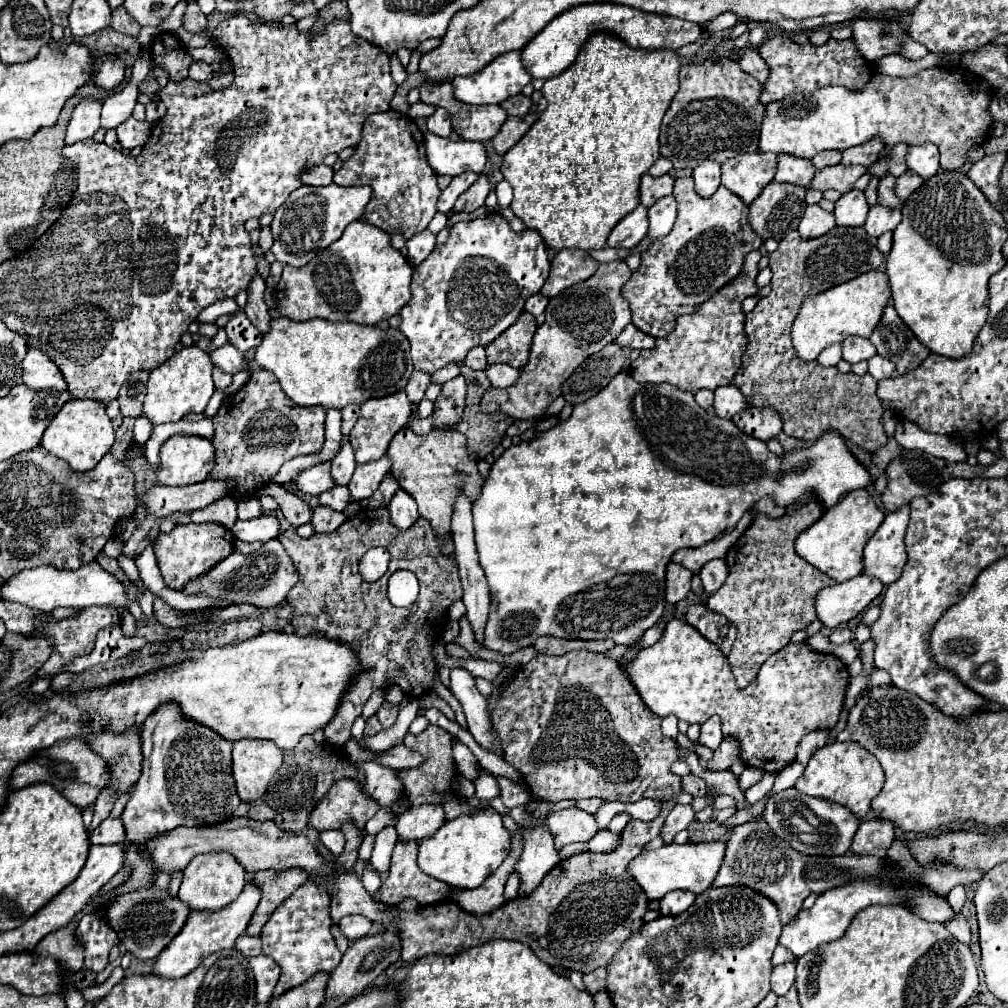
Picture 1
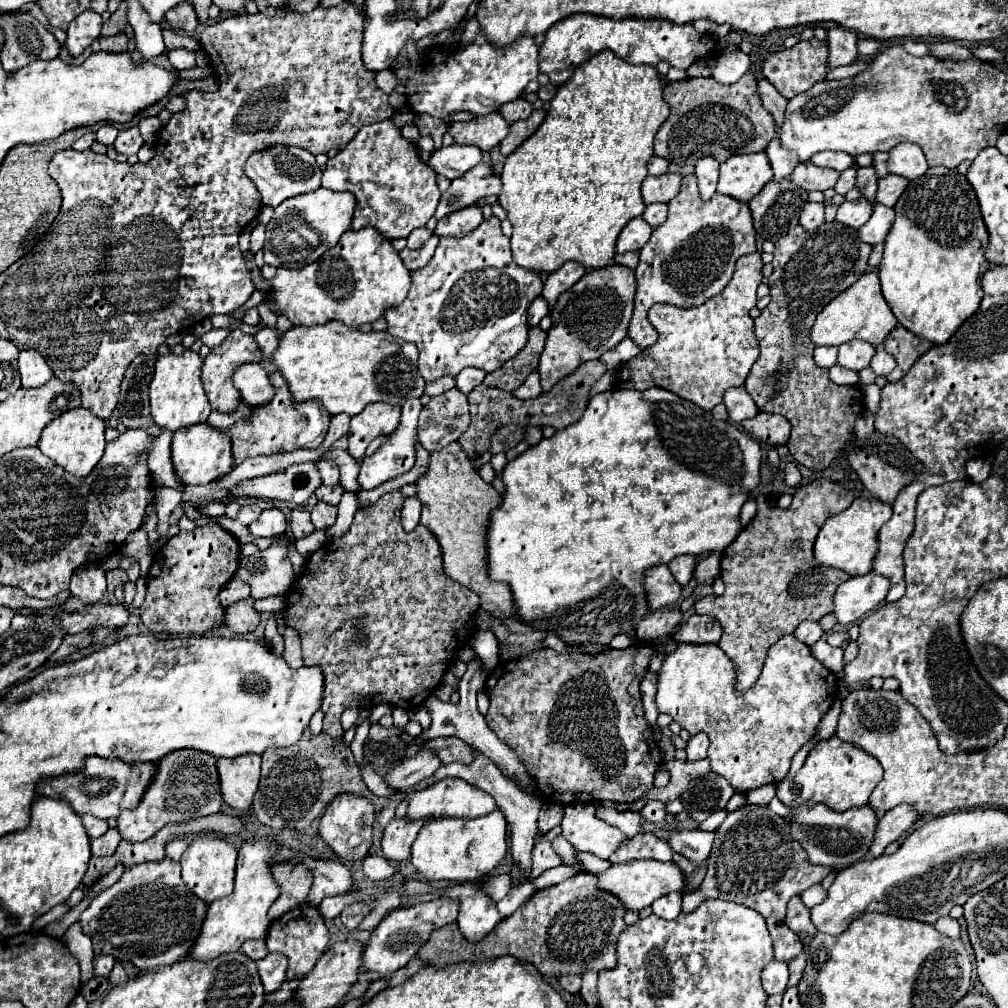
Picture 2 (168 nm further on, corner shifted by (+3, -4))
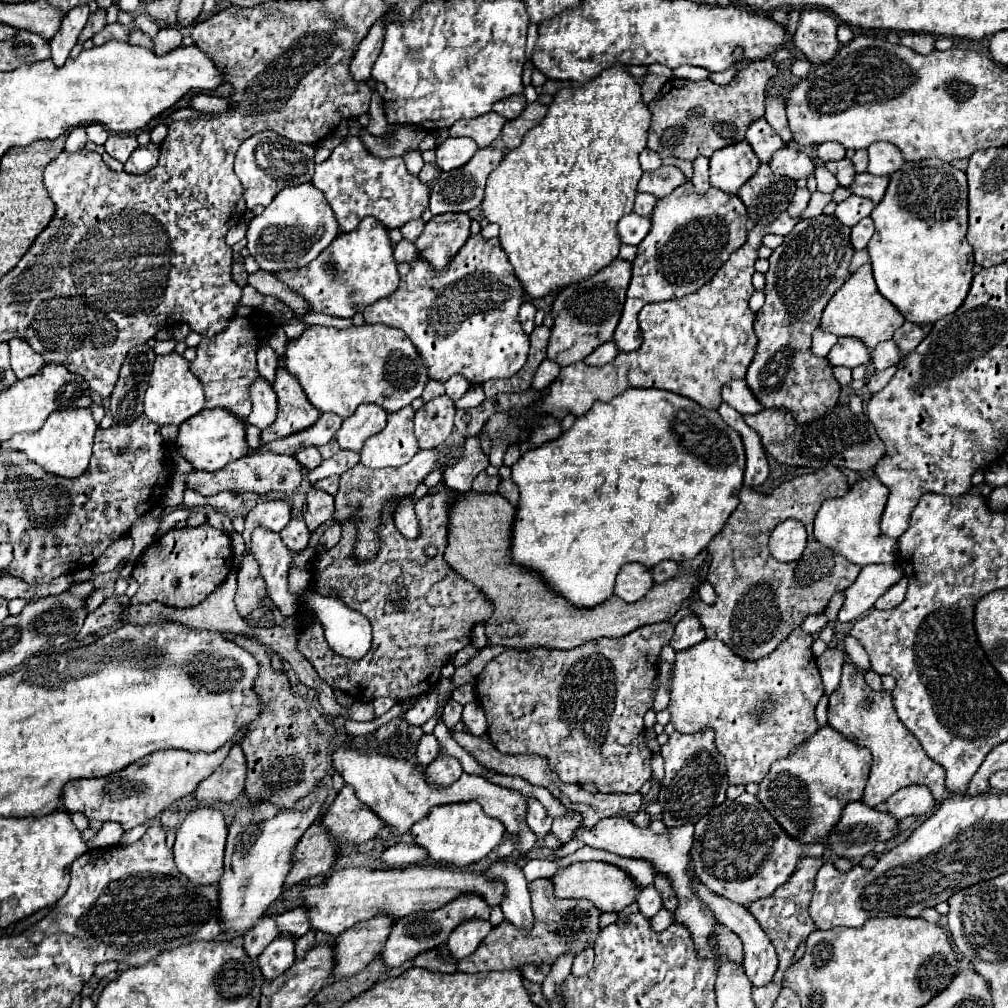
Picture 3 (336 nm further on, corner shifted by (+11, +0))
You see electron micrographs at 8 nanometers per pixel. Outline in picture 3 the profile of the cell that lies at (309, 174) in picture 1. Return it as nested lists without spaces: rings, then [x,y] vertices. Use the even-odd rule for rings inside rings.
[[[264,130],[248,140],[238,148],[236,152],[236,164],[234,172],[240,178],[244,186],[244,200],[248,208],[254,208],[258,204],[268,206],[270,200],[286,186],[296,186],[312,180],[314,174],[314,148],[310,144],[300,144],[300,142],[290,142],[288,138]]]

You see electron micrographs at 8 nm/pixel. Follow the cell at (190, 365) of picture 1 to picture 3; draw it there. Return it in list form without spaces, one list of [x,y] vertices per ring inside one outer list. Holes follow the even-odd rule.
[[[162,354],[156,356],[154,370],[150,374],[150,382],[146,388],[146,398],[144,398],[144,414],[154,422],[154,424],[182,424],[184,420],[192,418],[194,414],[204,410],[204,392],[200,386],[200,380],[192,374],[190,362],[178,354]]]

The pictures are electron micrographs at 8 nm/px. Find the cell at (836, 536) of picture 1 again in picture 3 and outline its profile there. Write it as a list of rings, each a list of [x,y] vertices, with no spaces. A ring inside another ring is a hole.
[[[868,476],[856,482],[846,496],[832,498],[822,504],[814,520],[814,538],[826,548],[830,548],[834,554],[842,554],[846,560],[860,566],[878,562],[896,562],[898,544],[896,540],[882,540],[882,532],[878,526],[886,500],[888,488],[876,476]]]

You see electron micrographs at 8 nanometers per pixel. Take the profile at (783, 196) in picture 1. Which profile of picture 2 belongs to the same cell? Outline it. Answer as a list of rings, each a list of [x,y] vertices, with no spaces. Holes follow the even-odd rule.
[[[792,180],[768,182],[760,194],[756,194],[748,206],[754,218],[756,234],[764,240],[776,242],[790,228],[798,224],[800,210],[808,202],[808,192],[798,188]]]

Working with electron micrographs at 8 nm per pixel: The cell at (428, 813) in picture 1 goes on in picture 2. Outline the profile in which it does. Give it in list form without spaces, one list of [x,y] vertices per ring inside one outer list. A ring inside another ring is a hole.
[[[444,778],[434,786],[406,796],[408,814],[414,818],[440,818],[440,816],[460,816],[476,818],[486,812],[496,810],[494,800],[476,788],[470,788],[460,778]]]

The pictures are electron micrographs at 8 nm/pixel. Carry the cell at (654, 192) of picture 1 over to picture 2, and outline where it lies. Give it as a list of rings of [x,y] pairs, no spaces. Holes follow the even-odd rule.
[[[664,172],[662,176],[646,176],[642,184],[642,198],[646,204],[670,202],[680,192],[682,174]]]

